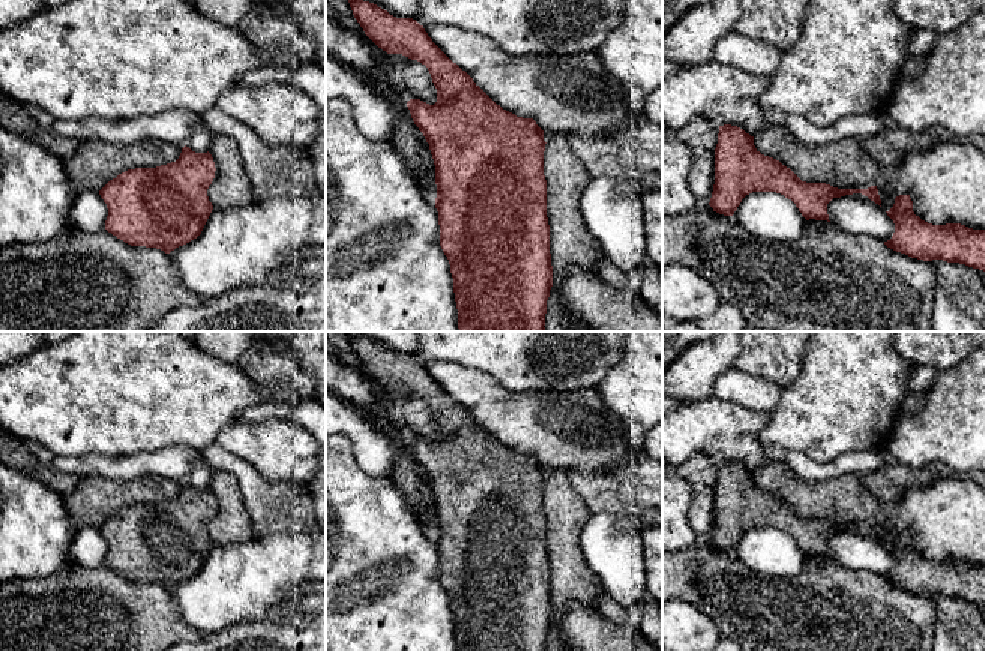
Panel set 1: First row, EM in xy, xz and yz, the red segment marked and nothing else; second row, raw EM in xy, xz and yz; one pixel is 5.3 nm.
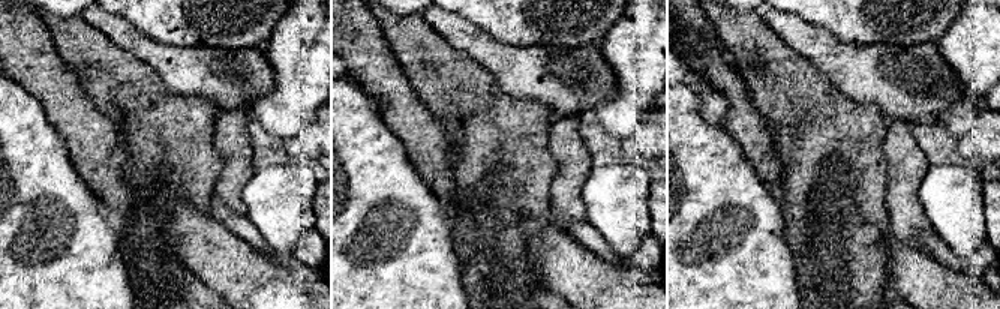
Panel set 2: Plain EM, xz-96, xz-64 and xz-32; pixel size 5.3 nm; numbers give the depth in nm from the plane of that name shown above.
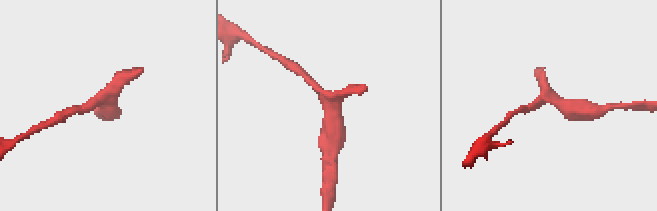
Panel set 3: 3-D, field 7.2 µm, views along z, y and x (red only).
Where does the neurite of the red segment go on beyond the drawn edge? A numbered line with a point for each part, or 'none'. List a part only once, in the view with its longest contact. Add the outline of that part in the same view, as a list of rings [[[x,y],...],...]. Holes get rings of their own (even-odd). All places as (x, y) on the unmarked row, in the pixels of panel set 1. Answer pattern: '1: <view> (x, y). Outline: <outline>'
none

